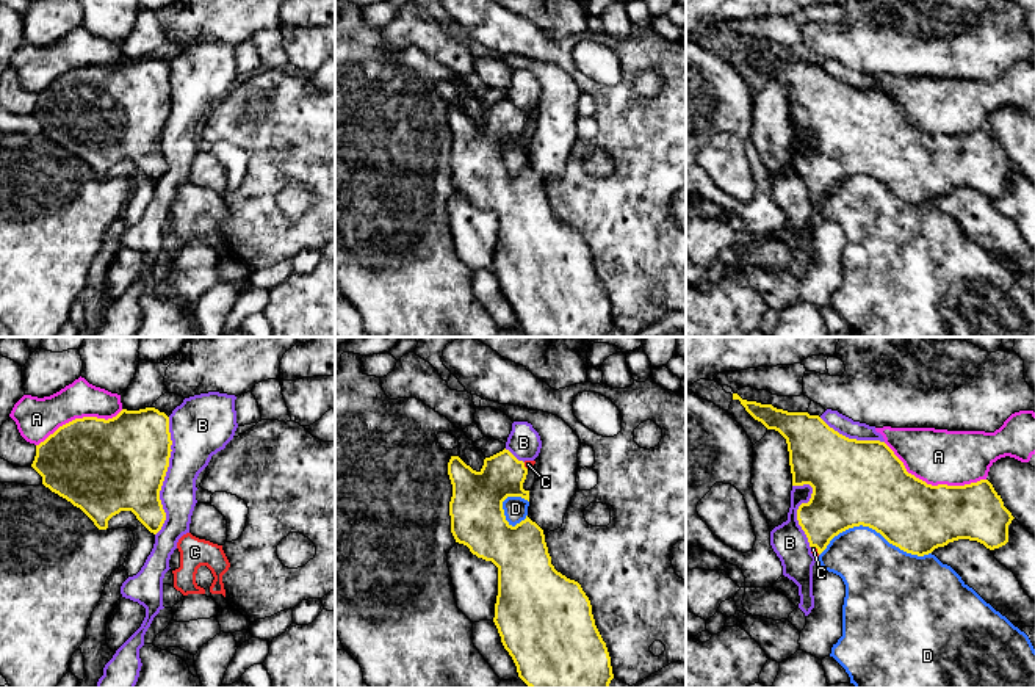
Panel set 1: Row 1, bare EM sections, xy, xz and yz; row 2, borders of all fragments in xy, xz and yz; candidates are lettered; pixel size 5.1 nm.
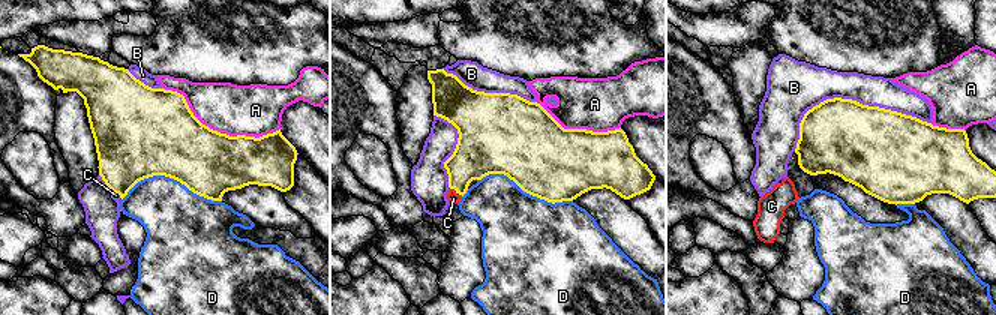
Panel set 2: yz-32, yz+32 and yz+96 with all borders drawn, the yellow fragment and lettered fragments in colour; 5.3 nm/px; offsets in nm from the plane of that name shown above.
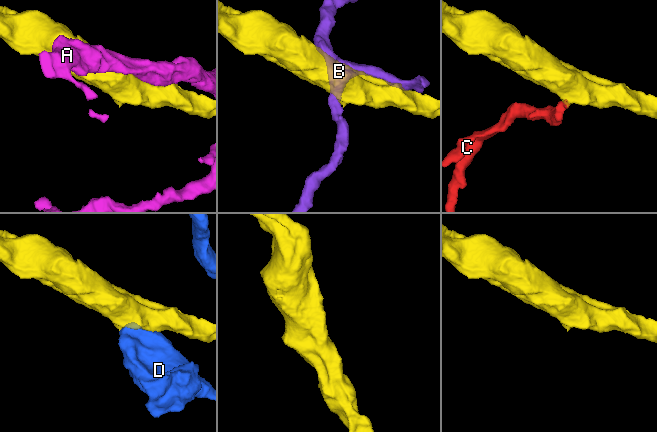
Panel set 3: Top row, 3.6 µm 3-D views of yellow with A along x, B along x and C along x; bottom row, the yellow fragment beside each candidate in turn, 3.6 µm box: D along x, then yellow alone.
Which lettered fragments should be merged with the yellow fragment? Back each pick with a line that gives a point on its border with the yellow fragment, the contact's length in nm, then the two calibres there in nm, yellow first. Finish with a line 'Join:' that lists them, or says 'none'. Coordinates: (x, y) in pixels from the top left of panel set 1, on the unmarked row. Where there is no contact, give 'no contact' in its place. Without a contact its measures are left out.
C: contact yz (816, 196); length 60 nm; calibres 280 and 30 nm
Join: C

